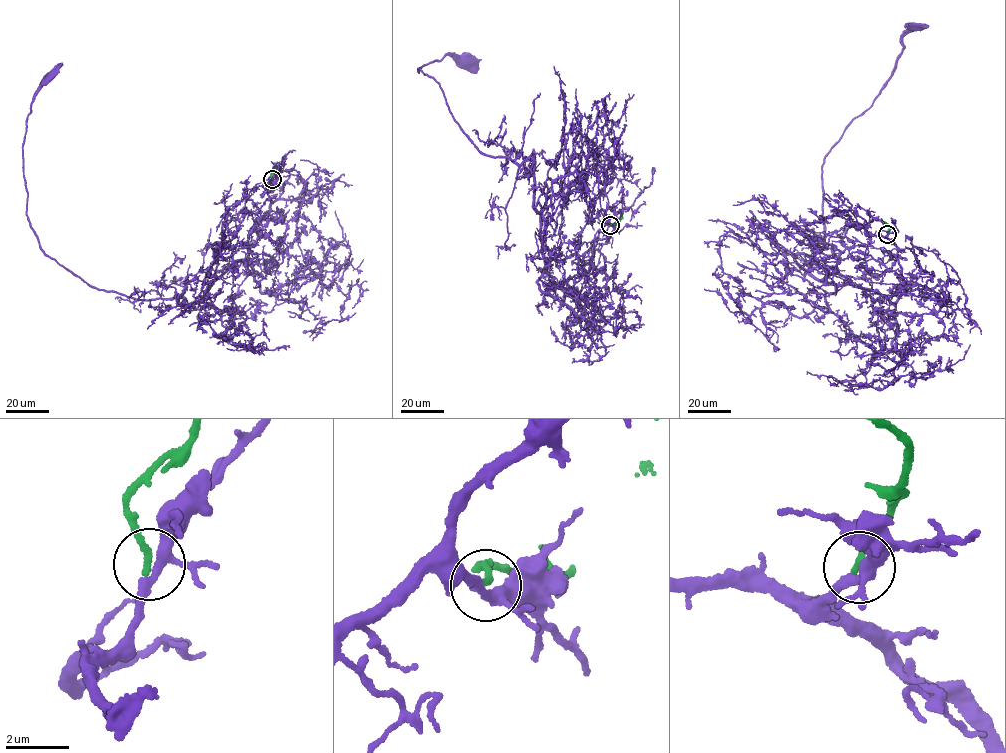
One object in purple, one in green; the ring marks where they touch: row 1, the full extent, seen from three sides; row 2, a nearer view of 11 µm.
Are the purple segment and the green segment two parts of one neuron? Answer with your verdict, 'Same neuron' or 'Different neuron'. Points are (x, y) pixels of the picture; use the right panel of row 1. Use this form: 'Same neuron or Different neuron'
Same neuron

